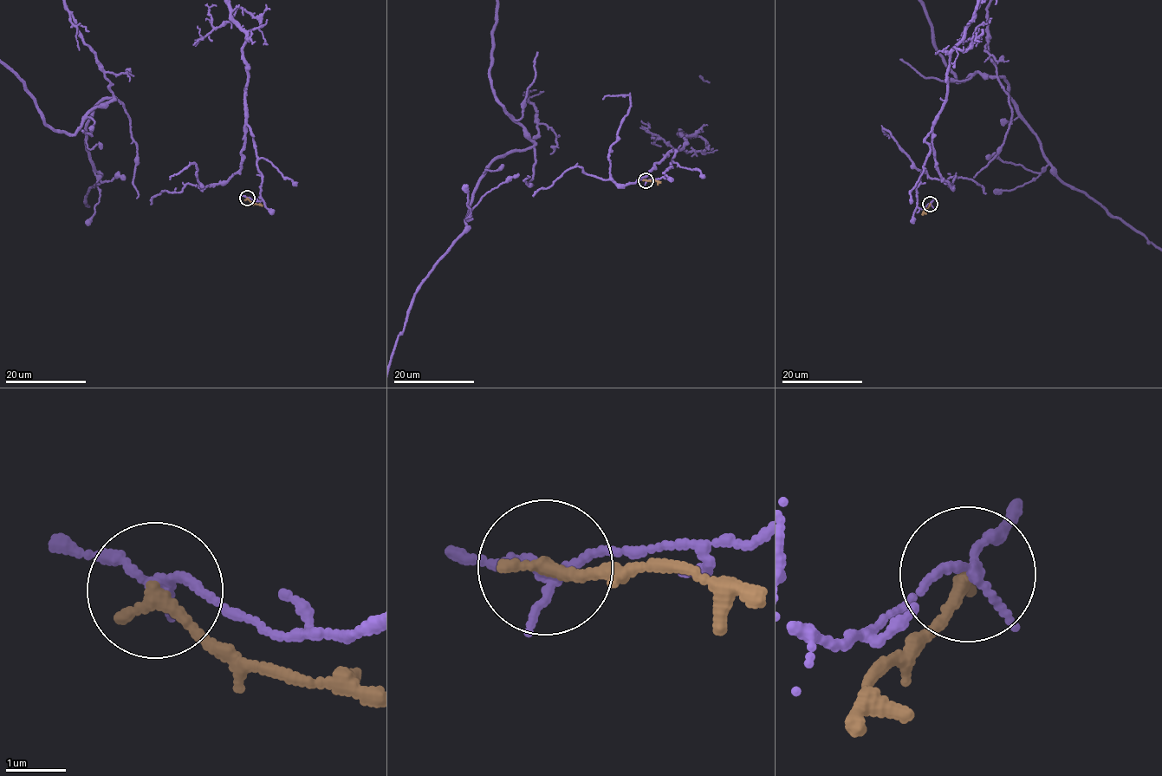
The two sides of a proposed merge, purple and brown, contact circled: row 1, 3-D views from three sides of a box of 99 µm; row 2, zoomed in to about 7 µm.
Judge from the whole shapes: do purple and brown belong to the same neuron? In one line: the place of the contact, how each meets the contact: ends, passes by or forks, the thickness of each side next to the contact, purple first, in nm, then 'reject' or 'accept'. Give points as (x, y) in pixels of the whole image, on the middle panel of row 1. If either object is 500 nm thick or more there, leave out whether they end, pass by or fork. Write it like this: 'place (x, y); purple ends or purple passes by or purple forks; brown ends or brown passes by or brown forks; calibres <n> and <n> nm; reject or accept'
place (645, 180); purple passes by; brown ends; calibres 130 and 240 nm; reject

